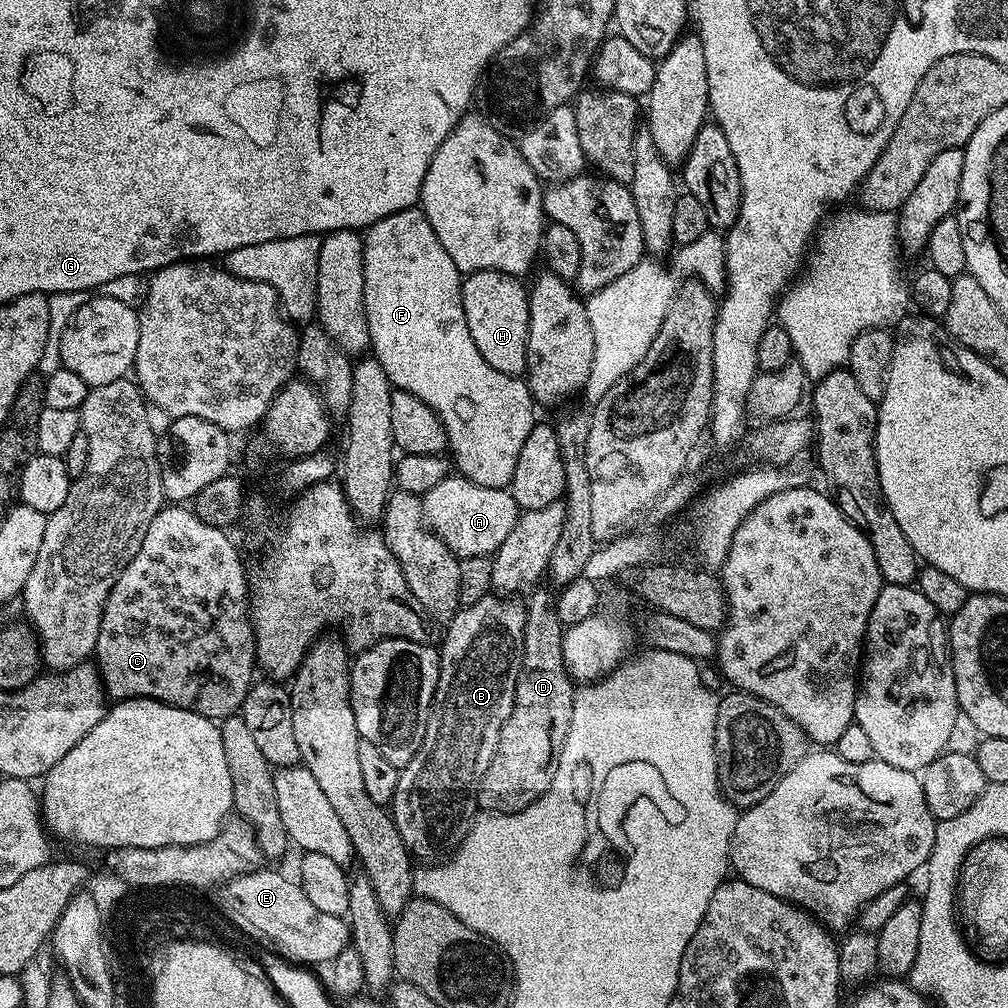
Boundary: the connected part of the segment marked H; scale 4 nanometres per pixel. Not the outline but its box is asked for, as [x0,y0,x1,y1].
[460,270,530,377]

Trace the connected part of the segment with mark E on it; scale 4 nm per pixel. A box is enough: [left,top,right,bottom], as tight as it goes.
[218,871,350,965]

